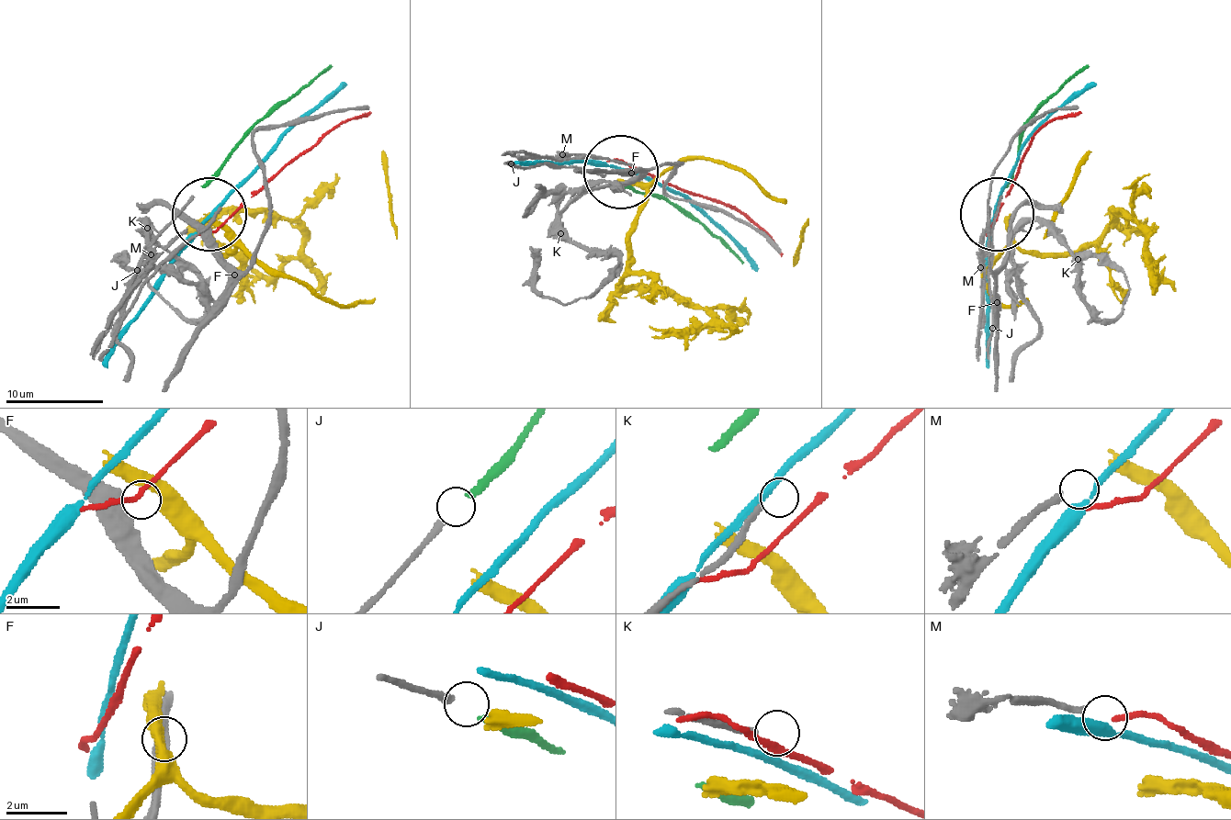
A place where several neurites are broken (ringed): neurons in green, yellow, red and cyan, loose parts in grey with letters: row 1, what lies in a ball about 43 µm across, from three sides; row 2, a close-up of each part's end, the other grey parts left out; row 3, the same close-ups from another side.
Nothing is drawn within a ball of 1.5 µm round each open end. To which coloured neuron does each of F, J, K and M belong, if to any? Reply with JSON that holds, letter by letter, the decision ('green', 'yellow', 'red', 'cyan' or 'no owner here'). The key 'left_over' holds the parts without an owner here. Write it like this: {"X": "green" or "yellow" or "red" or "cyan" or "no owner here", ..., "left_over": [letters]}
{"F": "no owner here", "J": "green", "K": "no owner here", "M": "no owner here", "left_over": ["F", "K", "M"]}

